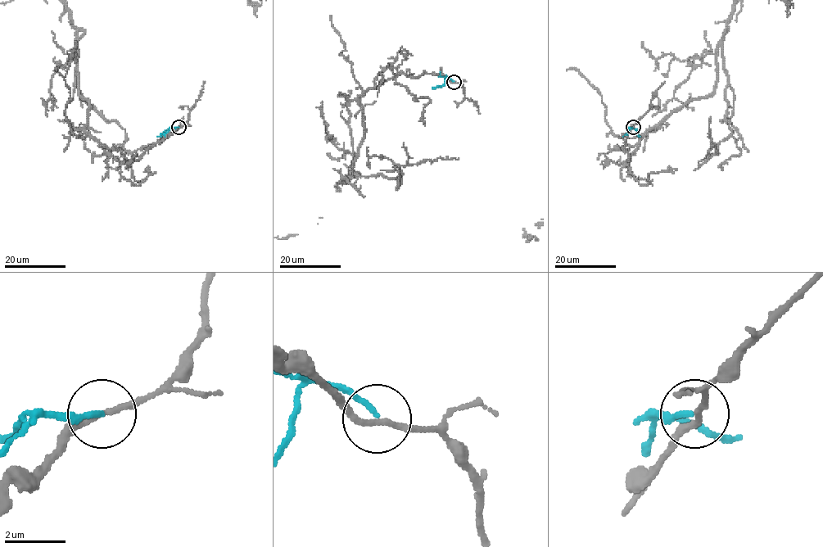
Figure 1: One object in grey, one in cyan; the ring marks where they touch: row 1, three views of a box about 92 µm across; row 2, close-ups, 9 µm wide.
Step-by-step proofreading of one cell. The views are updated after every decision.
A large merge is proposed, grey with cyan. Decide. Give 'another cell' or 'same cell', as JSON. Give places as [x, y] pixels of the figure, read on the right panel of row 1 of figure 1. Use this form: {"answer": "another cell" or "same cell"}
{"answer": "another cell"}

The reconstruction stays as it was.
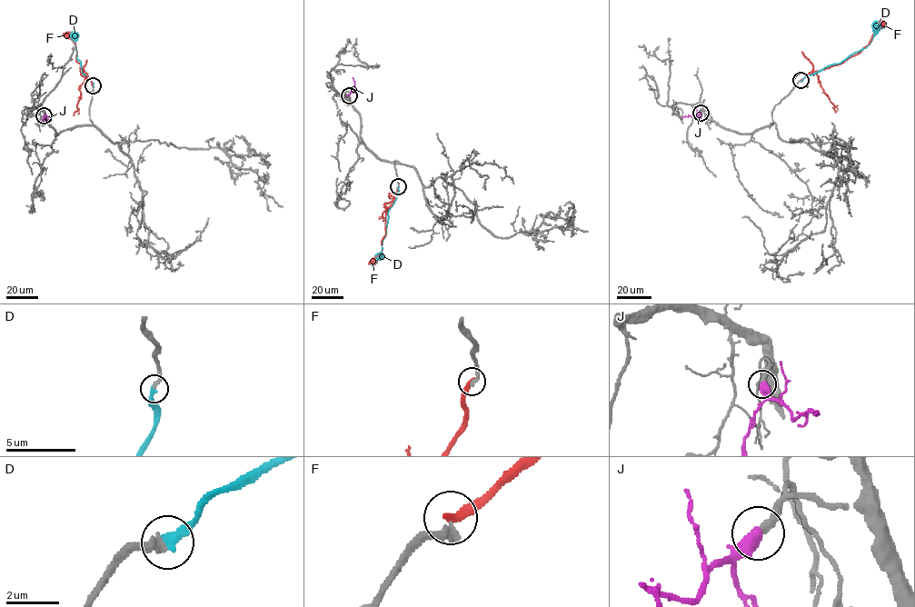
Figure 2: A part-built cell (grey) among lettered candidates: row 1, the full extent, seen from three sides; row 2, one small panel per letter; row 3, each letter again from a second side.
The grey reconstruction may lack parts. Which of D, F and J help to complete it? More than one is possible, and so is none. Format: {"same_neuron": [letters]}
{"same_neuron": ["D", "J"]}

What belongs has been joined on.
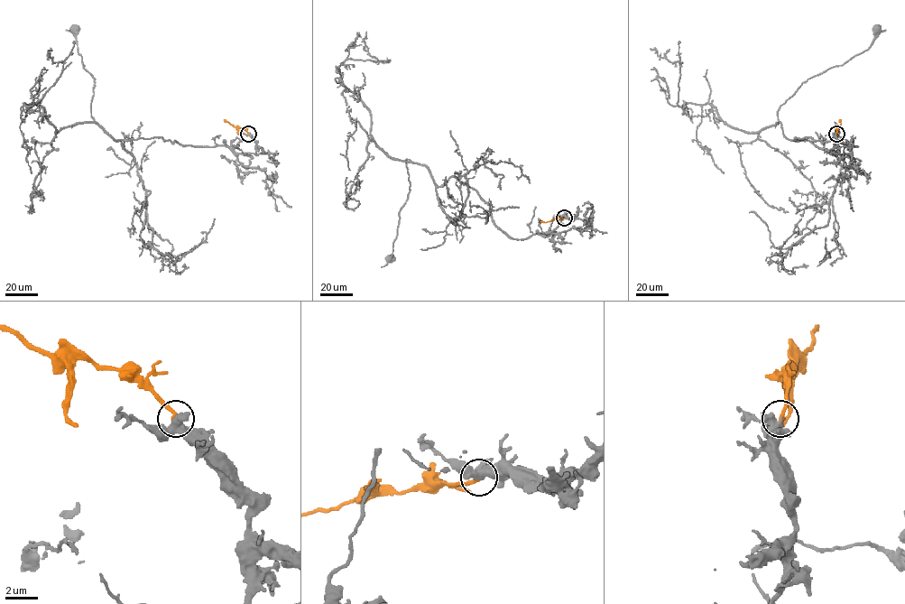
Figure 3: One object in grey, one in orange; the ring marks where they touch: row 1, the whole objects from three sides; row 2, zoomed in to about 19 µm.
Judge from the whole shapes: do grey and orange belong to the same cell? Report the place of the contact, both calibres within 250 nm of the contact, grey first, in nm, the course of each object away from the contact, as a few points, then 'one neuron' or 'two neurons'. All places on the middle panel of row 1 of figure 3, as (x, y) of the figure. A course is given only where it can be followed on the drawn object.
at (564, 218); 360 nm thick on the grey side, 280 nm on the other; grey runs (564, 218), (512, 239), (475, 190), (456, 177), (438, 186), (407, 159), (391, 259); orange runs (564, 218), (539, 221); one neuron

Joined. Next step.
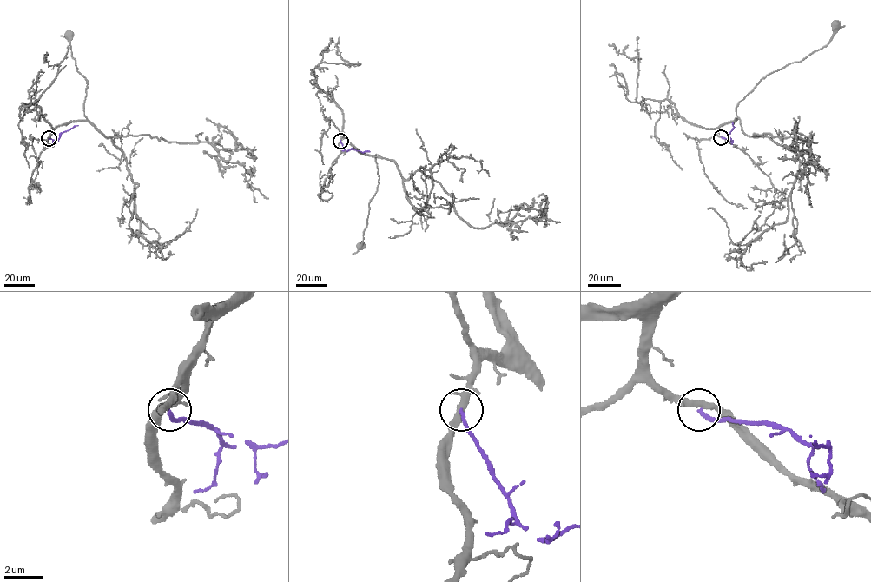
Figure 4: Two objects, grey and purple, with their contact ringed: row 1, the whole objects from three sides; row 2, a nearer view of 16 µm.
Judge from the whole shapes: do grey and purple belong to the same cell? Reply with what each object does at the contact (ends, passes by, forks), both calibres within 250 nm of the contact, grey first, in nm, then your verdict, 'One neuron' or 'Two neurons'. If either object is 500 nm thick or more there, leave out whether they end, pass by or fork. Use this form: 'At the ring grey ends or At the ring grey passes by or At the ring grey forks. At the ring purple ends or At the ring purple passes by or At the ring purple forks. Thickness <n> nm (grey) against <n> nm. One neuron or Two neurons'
At the ring grey passes by. At the ring purple ends. Thickness 360 nm (grey) against 180 nm. Two neurons

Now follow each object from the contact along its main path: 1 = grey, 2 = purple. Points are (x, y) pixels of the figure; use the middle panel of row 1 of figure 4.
1: (340, 141), (344, 136), (363, 153), (379, 155), (375, 156), (379, 182), (369, 202), (361, 247)
2: (340, 141), (346, 151), (353, 148), (362, 152), (370, 151)

